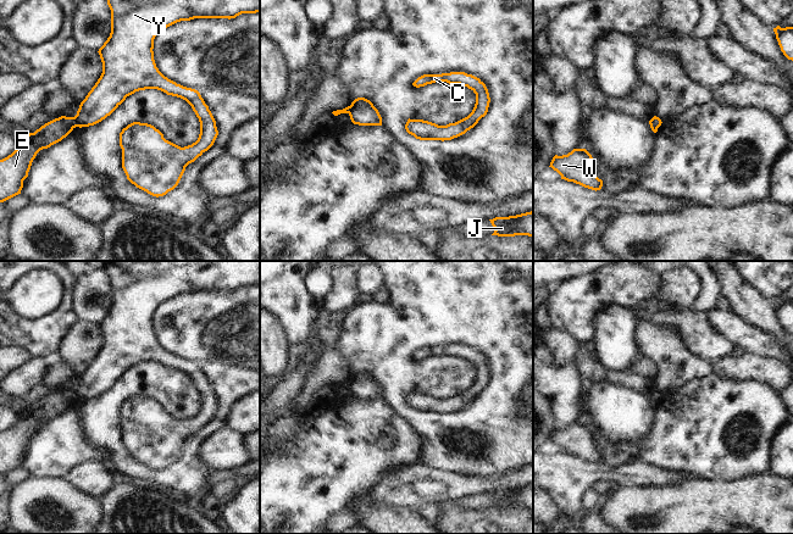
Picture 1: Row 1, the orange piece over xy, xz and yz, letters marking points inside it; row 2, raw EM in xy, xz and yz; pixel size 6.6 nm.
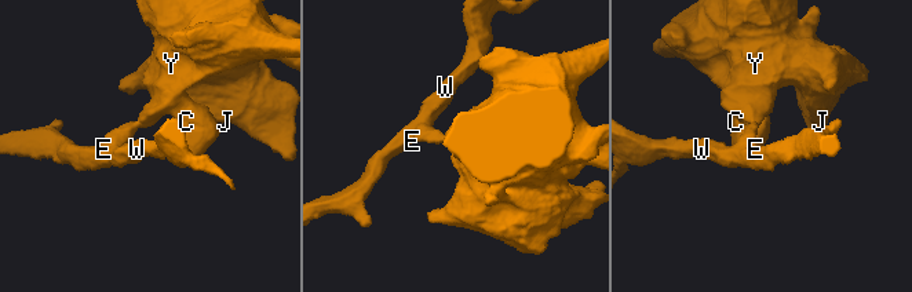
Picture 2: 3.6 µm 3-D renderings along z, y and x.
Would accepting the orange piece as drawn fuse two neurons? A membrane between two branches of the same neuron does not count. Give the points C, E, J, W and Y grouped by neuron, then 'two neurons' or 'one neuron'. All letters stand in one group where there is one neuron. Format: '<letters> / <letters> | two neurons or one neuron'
C J Y / E W | two neurons

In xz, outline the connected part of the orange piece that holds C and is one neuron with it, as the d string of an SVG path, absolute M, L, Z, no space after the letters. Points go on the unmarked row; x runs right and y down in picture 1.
M465 345L423 347L418 350L412 356L412 358L420 361L436 355L447 355L449 357L460 357L462 360L467 360L476 367L475 380L467 390L447 399L438 399L423 393L409 391L405 397L405 402L416 412L442 415L451 413L473 401L478 396L478 394L487 388L490 371L486 357L479 351Z

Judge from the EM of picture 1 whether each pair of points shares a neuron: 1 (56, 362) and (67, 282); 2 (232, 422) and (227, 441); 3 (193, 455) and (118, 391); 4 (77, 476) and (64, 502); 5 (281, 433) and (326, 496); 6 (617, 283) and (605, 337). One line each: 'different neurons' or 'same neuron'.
1: different neurons
2: different neurons
3: same neuron
4: different neurons
5: different neurons
6: different neurons

